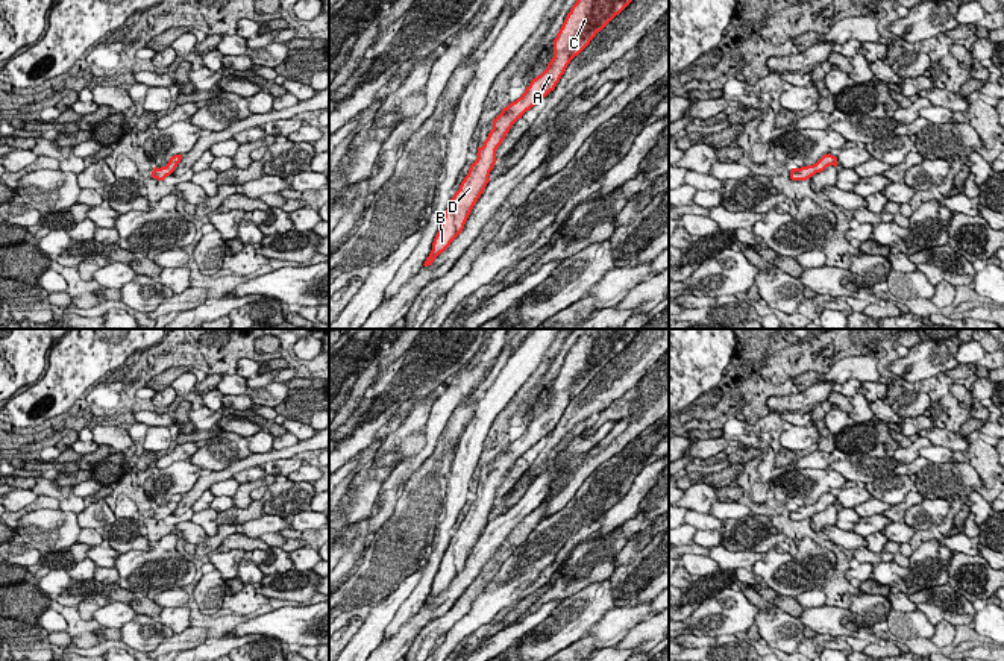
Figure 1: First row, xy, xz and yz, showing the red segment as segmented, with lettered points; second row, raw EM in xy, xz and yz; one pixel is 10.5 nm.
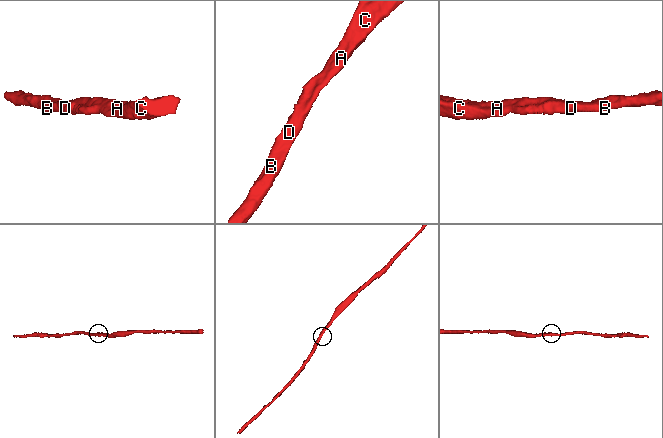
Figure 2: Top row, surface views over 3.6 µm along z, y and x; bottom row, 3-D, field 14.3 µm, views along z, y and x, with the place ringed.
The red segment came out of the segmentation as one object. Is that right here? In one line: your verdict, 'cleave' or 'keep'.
keep

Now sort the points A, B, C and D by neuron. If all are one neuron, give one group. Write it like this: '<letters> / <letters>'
A B C D

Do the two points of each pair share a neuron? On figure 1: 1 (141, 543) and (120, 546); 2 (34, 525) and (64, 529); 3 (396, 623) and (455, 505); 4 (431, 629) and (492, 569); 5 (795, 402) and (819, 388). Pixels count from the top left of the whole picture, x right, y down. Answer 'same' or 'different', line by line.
1: same
2: same
3: same
4: same
5: same

